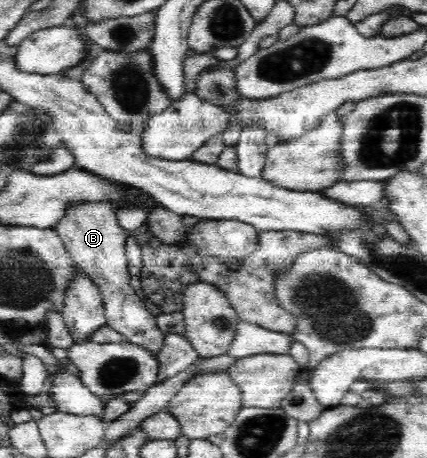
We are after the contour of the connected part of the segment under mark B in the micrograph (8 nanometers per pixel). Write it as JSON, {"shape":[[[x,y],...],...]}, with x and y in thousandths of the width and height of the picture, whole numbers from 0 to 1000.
{"shape":[[[190,437],[190,443],[176,443],[159,459],[159,465],[152,465],[143,485],[131,489],[129,504],[133,504],[136,517],[148,526],[150,539],[169,568],[185,576],[194,594],[204,596],[204,603],[213,605],[213,611],[230,622],[244,662],[246,707],[286,727],[297,747],[326,753],[354,769],[358,777],[368,777],[386,755],[386,729],[372,718],[365,705],[365,690],[344,675],[340,662],[330,659],[330,651],[307,629],[297,557],[293,557],[295,526],[304,513],[276,487],[272,461],[260,448],[232,443],[230,437]]]}

